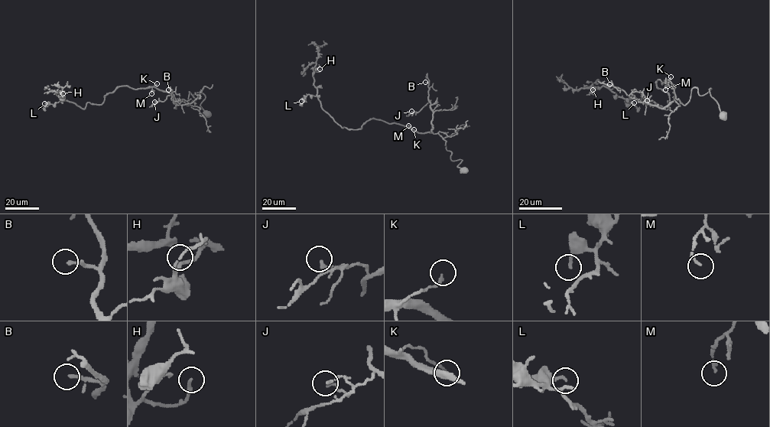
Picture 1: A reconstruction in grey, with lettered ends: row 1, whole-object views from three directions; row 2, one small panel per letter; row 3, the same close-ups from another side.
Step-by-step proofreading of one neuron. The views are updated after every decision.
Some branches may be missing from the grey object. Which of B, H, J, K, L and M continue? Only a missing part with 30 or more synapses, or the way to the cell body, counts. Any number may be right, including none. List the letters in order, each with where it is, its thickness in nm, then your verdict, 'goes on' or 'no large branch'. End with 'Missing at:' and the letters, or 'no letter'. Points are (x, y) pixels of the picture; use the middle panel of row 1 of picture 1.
B: place (425, 82); calibre 120 nm; goes on
H: place (320, 69); calibre 120 nm; no large branch
J: place (411, 111); calibre 140 nm; no large branch
K: place (414, 129); calibre 140 nm; no large branch
L: place (301, 101); calibre 180 nm; no large branch
M: place (408, 125); calibre 140 nm; no large branch
Missing at: B

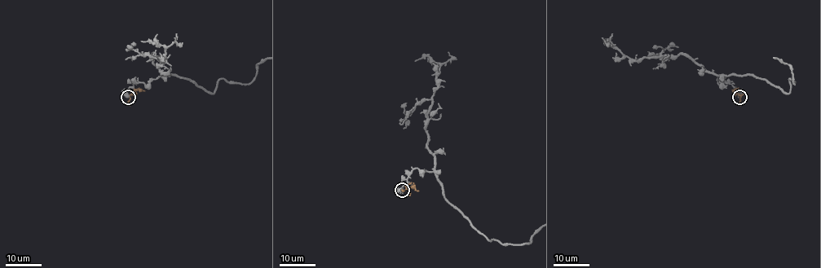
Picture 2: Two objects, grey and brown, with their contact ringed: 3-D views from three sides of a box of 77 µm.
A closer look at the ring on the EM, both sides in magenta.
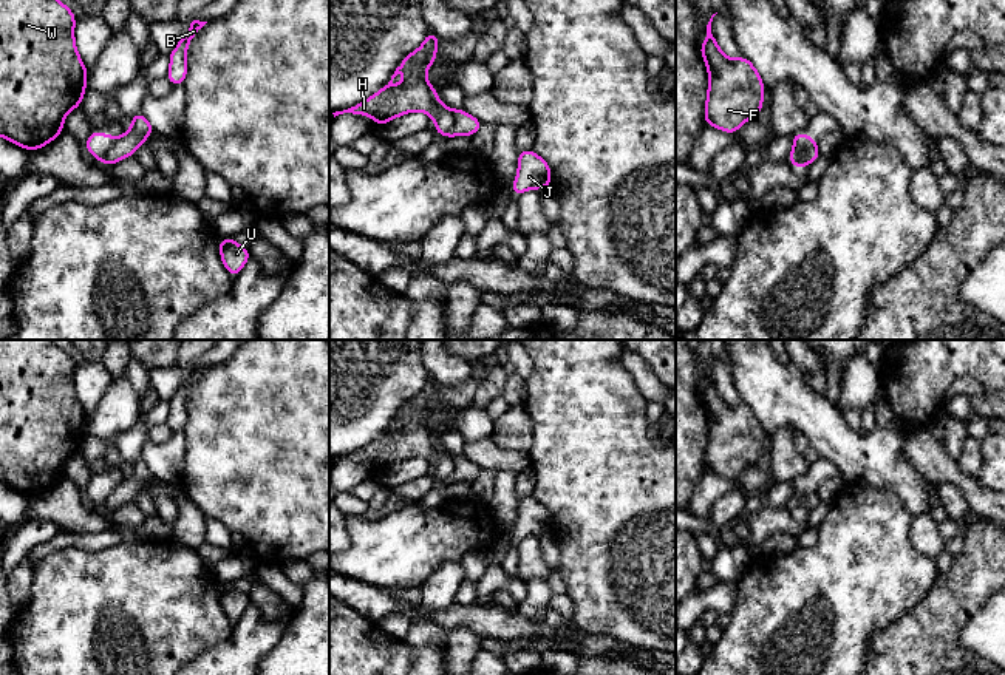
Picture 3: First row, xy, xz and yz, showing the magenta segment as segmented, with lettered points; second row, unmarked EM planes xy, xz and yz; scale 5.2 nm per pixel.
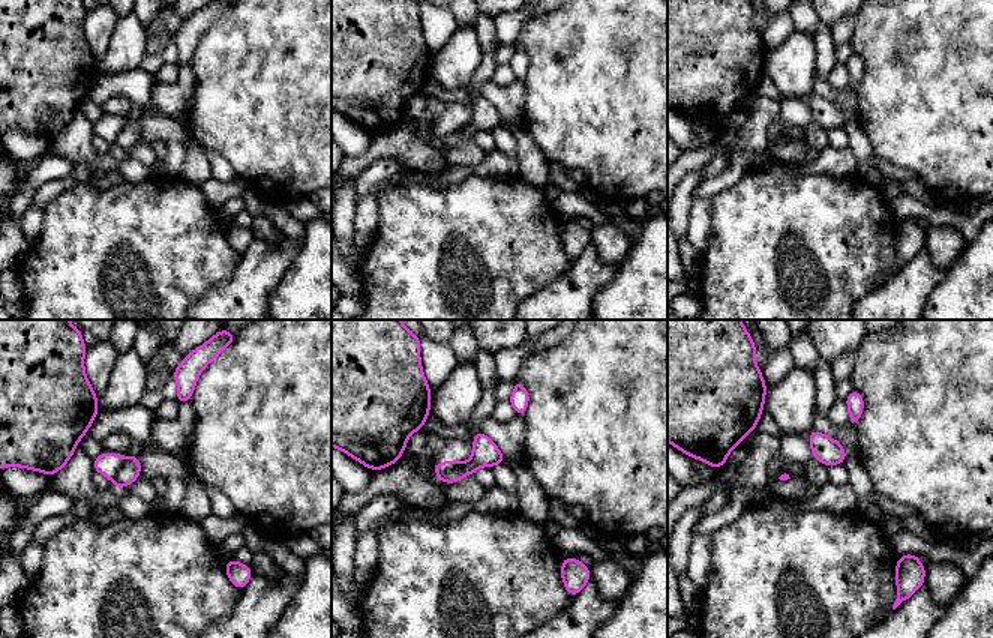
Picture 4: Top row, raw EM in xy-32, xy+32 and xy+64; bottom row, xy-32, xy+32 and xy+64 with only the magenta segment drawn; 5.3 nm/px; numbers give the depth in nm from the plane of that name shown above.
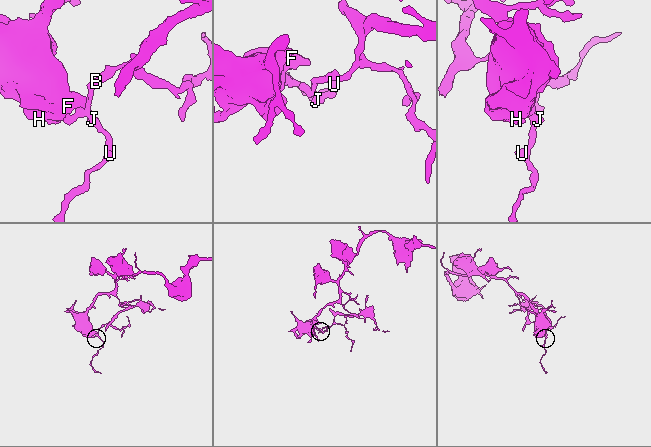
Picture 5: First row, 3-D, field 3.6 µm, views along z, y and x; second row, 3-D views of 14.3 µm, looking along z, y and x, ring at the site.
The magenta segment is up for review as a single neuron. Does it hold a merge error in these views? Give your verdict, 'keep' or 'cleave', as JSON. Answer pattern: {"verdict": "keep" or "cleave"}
{"verdict": "cleave"}

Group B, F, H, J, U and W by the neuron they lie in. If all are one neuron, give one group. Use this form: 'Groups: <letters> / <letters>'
Groups: B J U / F H W

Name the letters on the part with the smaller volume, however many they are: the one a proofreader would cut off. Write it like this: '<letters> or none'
B, J, U

